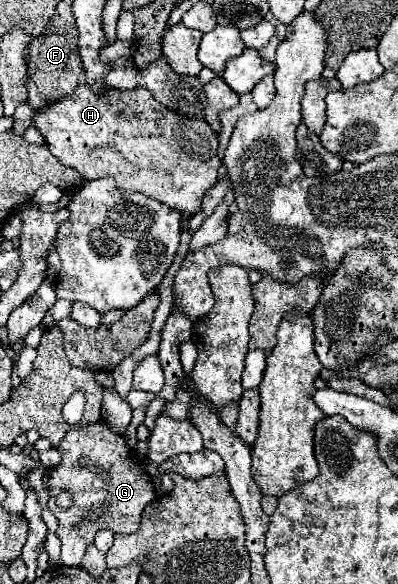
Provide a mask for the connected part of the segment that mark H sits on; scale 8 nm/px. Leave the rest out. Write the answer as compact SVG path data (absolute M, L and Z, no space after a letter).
M79 83L71 95L61 97L47 107L35 109L33 127L37 127L45 137L51 153L63 165L77 169L87 181L111 175L121 191L137 191L165 201L183 215L197 213L197 209L201 209L201 197L205 197L205 193L209 193L209 189L219 181L221 159L217 157L217 133L209 127L209 123L203 119L177 115L175 111L161 107L159 101L155 101L155 97L141 87L133 91L109 87L103 95L97 95L87 83Z

